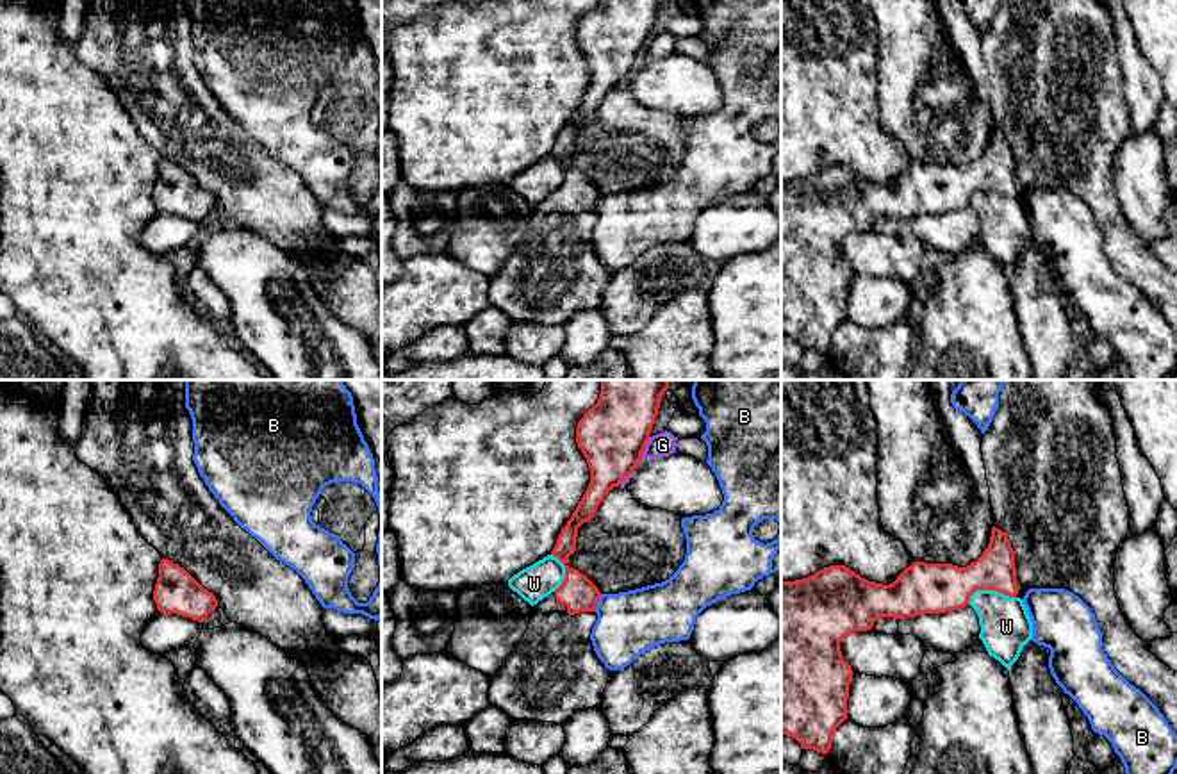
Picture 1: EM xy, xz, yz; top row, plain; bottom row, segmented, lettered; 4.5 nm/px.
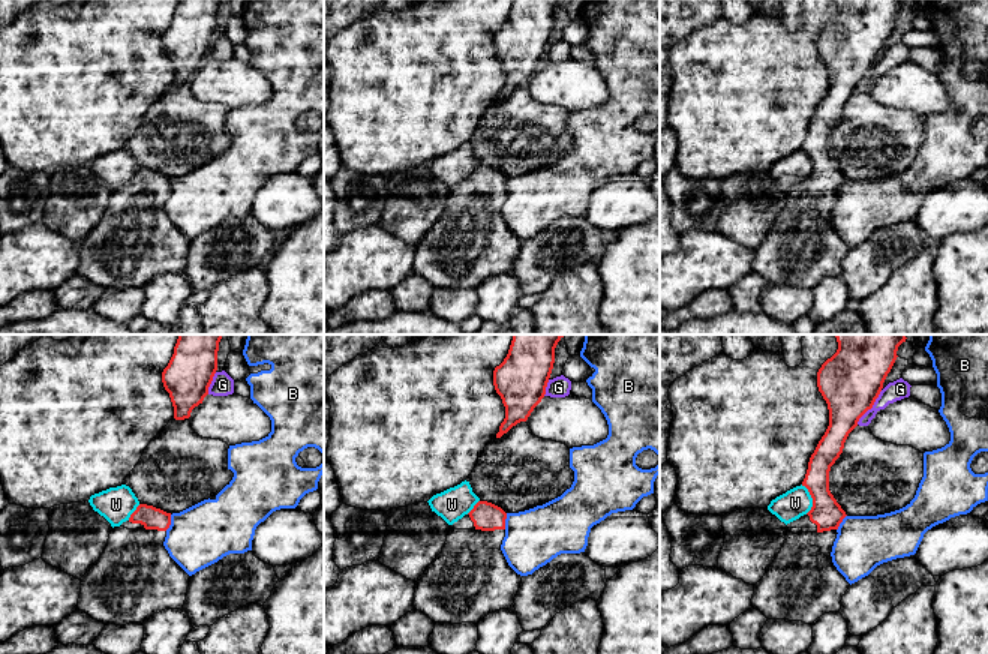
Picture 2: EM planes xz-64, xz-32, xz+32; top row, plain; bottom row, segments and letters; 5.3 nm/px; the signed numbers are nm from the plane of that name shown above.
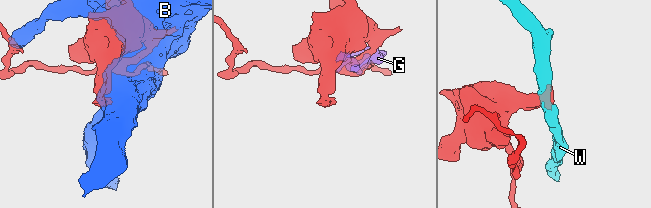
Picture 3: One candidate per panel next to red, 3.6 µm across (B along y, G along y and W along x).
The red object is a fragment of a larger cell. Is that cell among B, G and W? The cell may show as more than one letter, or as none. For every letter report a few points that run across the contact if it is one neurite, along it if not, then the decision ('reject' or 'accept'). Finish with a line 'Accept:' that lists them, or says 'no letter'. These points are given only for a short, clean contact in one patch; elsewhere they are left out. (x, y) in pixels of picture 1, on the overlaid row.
B: reject
G: reject
W: line yz (1015, 598), (995, 591), (976, 591), (967, 603); reject
Accept: no letter

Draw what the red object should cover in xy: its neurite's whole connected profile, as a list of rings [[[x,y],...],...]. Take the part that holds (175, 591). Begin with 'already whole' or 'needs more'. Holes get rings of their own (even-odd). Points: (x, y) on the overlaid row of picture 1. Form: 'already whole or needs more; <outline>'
already whole; [[[162,558],[153,590],[159,612],[177,613],[203,622],[218,606],[212,592],[203,589],[184,567]]]

